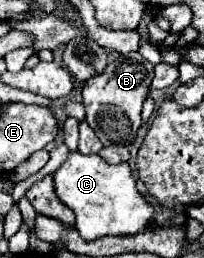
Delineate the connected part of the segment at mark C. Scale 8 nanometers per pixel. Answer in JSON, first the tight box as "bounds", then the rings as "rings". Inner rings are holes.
{"bounds":[54,151,156,241],"rings":[[[74,151],[54,173],[54,185],[60,201],[76,213],[74,227],[84,241],[94,241],[104,235],[124,237],[154,227],[156,209],[138,191],[128,163],[110,165],[100,155],[82,155]]]}

